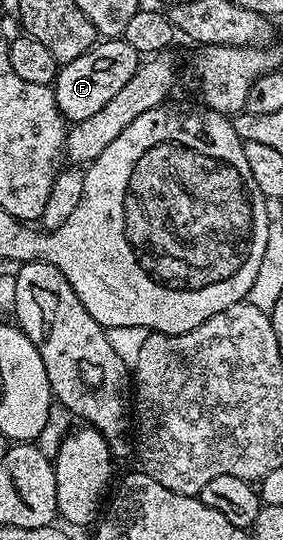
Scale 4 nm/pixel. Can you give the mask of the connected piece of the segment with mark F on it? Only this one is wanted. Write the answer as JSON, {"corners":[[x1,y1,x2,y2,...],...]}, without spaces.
{"corners":[[121,37,97,42,96,46,82,53,82,57,63,64,57,70,54,90,56,104,64,114,65,120,73,124,86,121,86,117,98,113,102,105,107,105,113,97,118,97,118,92,126,86,126,81,130,81,130,77,134,77,141,62,141,55,130,49,130,45]]}

